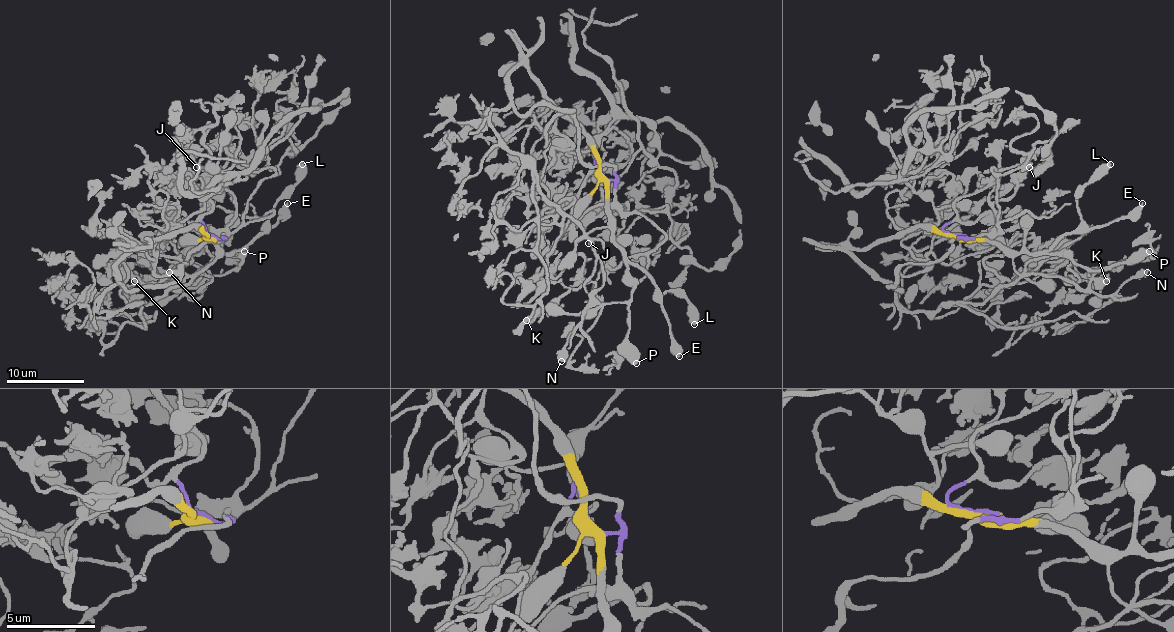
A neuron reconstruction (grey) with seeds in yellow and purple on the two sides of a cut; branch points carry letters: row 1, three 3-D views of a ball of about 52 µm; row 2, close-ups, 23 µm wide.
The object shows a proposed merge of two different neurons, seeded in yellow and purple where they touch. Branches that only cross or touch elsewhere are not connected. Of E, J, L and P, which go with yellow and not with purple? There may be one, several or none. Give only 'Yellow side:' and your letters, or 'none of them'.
Yellow side: E, L, P

